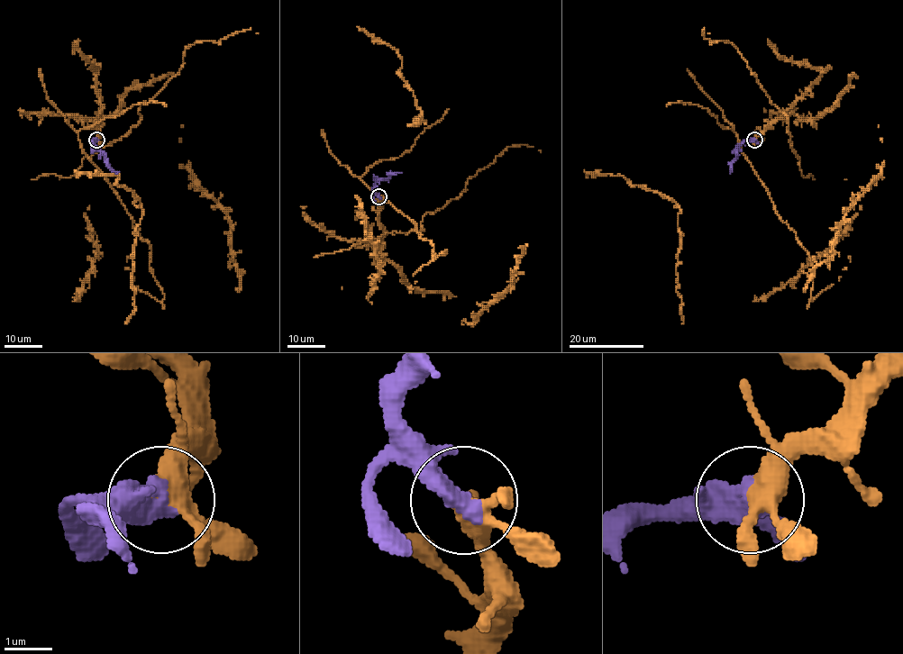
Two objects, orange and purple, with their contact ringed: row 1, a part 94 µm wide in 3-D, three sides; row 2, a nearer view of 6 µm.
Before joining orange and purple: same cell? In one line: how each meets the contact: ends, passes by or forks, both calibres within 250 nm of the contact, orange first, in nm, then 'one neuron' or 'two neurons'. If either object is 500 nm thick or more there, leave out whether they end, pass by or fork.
calibres 340 and 550 nm; one neuron

